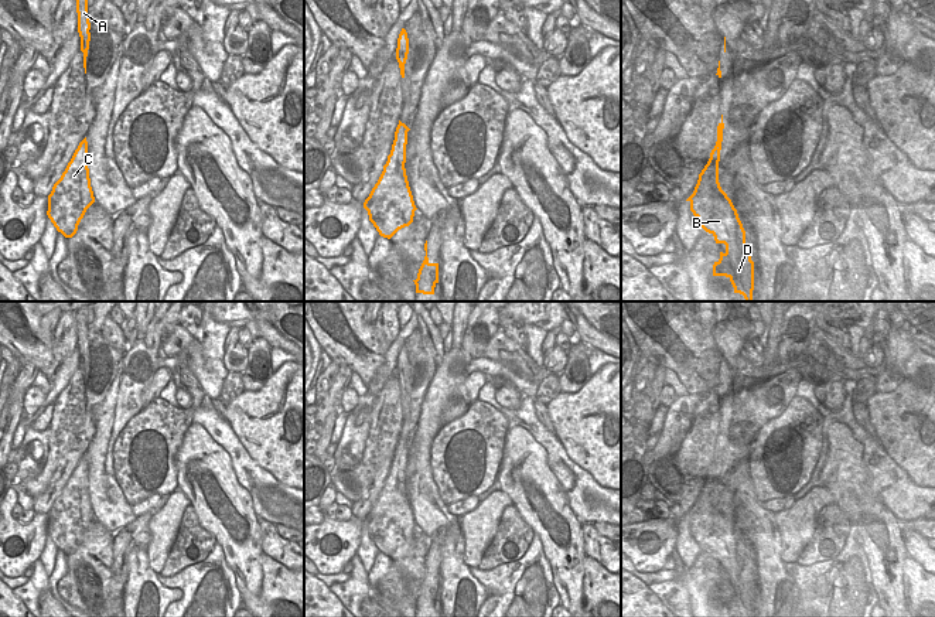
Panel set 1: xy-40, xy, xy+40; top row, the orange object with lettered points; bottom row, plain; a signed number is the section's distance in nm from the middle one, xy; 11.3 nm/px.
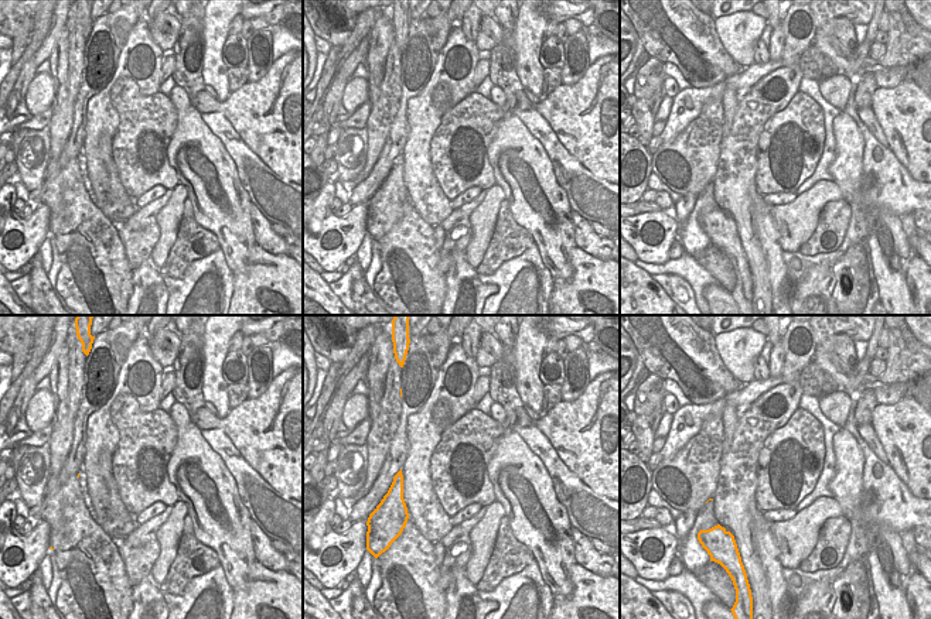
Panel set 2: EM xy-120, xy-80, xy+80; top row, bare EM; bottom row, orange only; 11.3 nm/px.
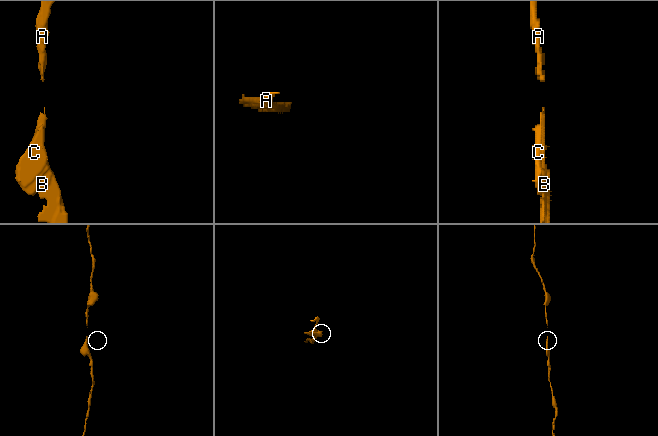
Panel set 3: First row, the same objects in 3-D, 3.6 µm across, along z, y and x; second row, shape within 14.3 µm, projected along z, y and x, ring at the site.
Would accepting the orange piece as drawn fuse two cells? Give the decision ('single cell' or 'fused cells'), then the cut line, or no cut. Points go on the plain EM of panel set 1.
single cell; cut none

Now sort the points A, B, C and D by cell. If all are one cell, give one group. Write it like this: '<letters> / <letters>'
A B C D

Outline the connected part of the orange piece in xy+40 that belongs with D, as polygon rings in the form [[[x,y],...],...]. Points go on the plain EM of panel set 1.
[[[723,432],[717,443],[717,459],[702,490],[693,511],[686,517],[690,528],[702,545],[714,553],[716,560],[724,560],[726,569],[713,582],[713,593],[730,596],[734,610],[745,617],[753,617],[754,579],[745,569],[745,548],[731,517],[719,500],[719,478],[723,459]]]

